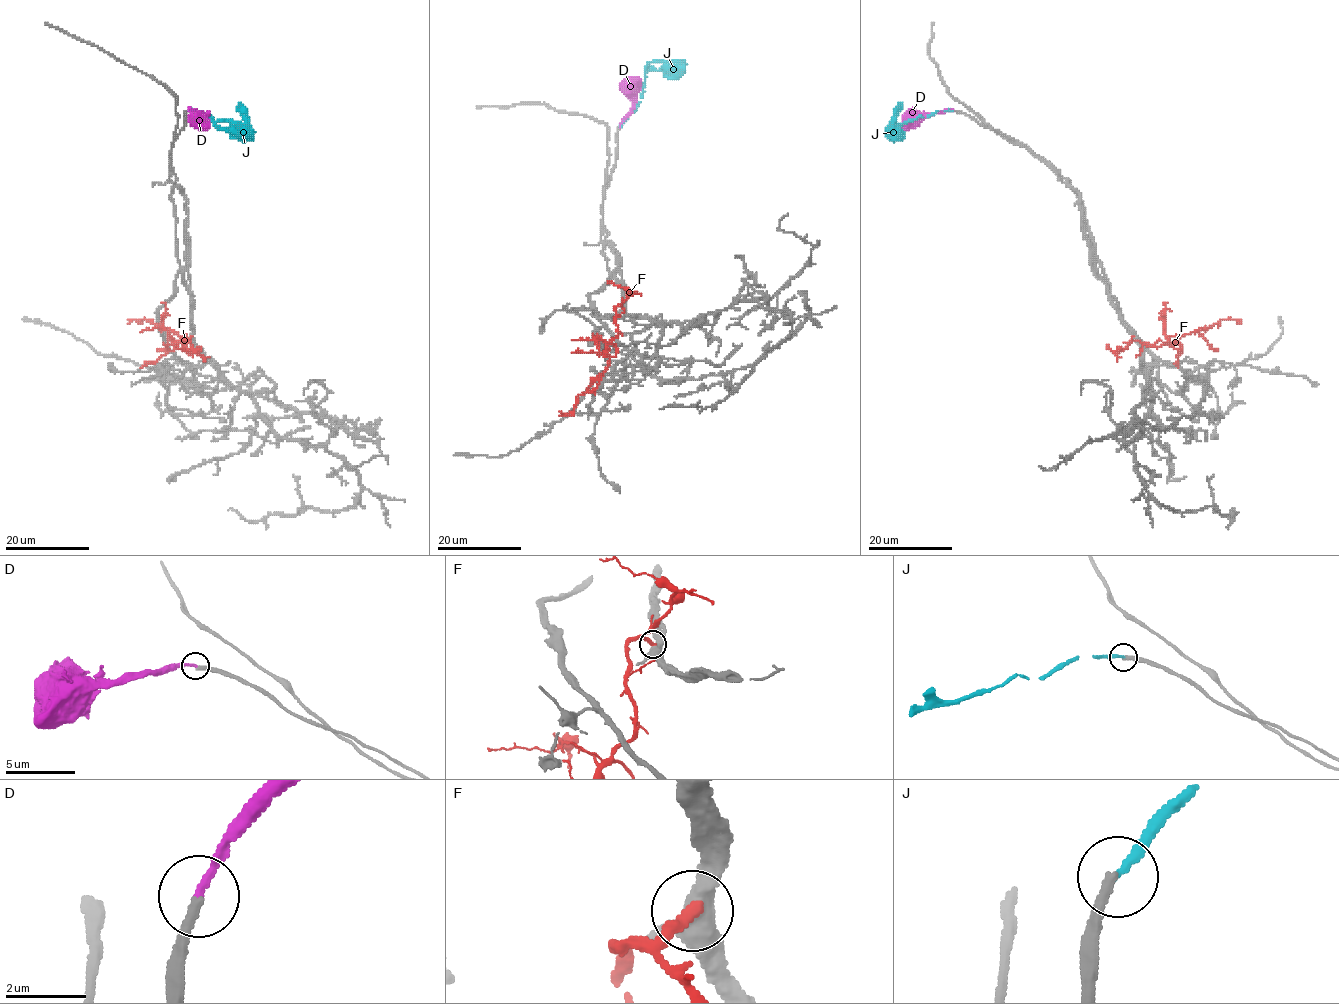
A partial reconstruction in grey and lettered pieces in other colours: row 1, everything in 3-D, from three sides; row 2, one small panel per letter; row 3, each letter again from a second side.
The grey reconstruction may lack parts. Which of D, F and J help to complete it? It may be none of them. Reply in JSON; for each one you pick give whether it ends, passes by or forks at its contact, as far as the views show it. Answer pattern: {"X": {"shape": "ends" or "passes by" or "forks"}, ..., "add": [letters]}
{"D": {"shape": "ends"}, "add": ["D"]}

